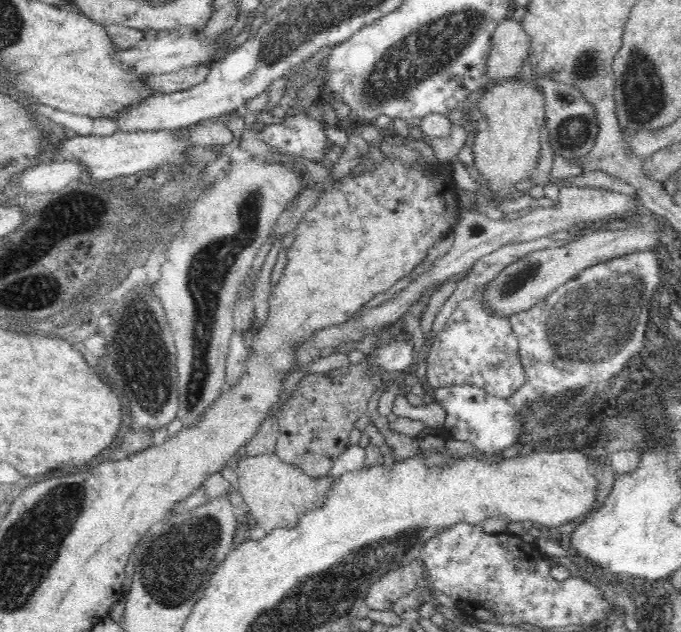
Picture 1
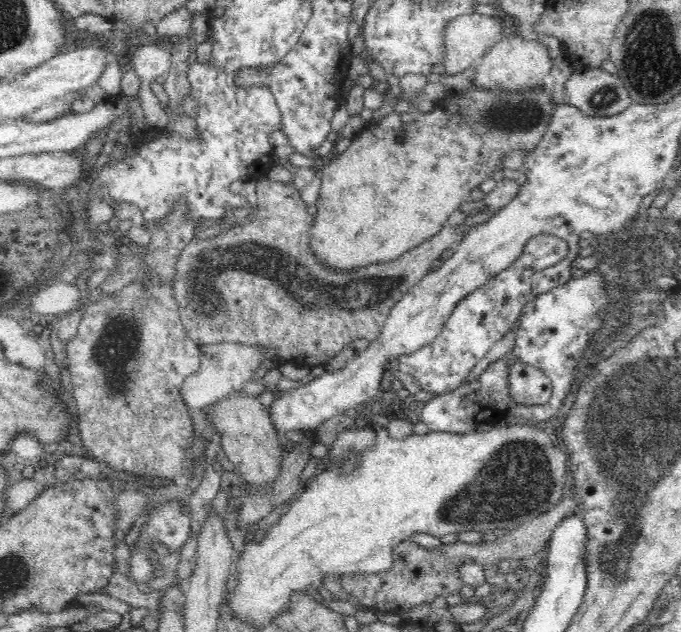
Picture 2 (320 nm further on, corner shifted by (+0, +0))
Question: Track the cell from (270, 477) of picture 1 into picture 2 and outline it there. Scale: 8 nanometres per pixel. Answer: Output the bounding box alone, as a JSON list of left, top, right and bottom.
[204,392,287,491]

